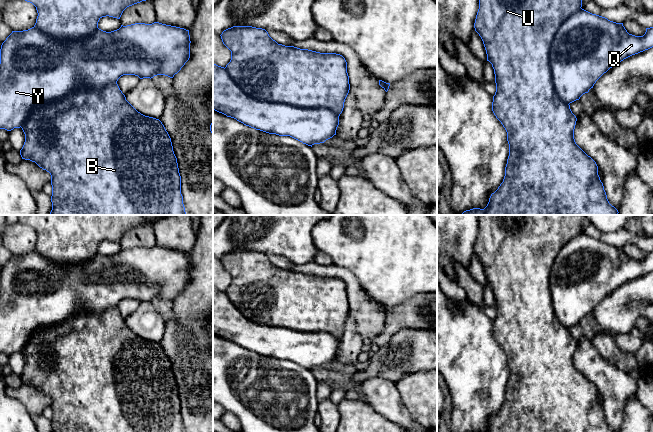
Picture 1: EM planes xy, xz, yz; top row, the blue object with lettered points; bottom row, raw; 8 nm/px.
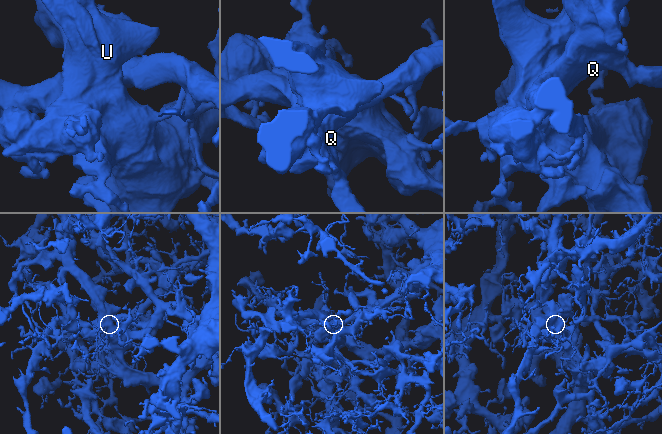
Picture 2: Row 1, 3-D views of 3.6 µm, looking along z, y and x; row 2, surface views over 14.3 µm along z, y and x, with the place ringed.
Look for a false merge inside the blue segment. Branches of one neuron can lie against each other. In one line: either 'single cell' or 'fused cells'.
fused cells

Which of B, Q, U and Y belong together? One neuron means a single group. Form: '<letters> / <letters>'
B U / Q Y

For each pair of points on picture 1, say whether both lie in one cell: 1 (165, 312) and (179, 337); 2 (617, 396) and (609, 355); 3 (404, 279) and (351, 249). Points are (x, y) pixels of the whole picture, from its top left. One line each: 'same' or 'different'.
1: different
2: different
3: same

